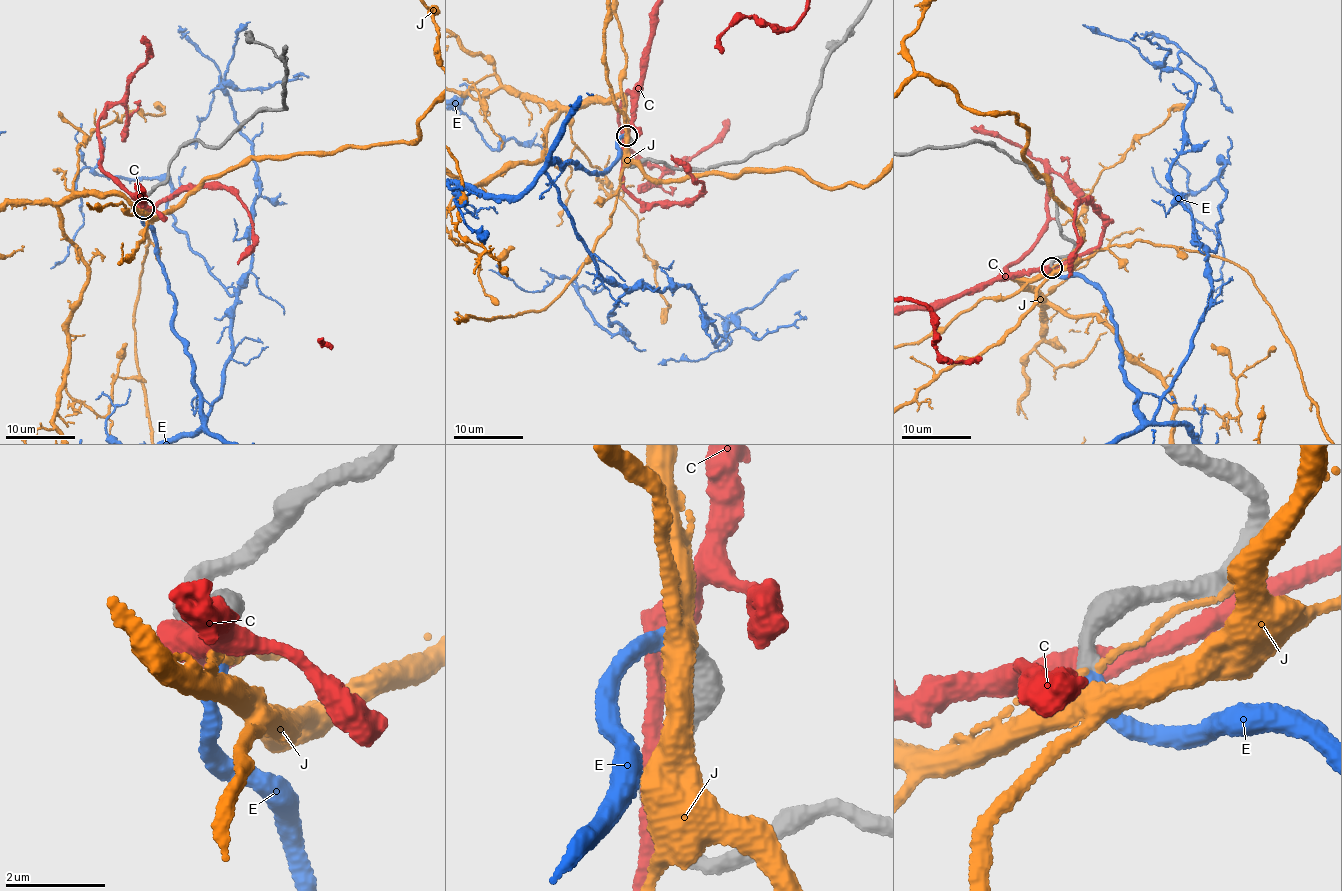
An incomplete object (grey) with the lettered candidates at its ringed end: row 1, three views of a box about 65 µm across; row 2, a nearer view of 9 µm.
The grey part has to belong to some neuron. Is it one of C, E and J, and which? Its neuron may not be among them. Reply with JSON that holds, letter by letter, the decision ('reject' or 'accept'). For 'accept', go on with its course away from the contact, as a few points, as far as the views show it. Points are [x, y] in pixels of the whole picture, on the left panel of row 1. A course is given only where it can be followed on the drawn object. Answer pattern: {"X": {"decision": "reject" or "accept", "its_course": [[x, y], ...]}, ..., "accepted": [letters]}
{"C": {"decision": "reject"}, "E": {"decision": "accept"}, "J": {"decision": "reject"}, "accepted": ["E"]}

